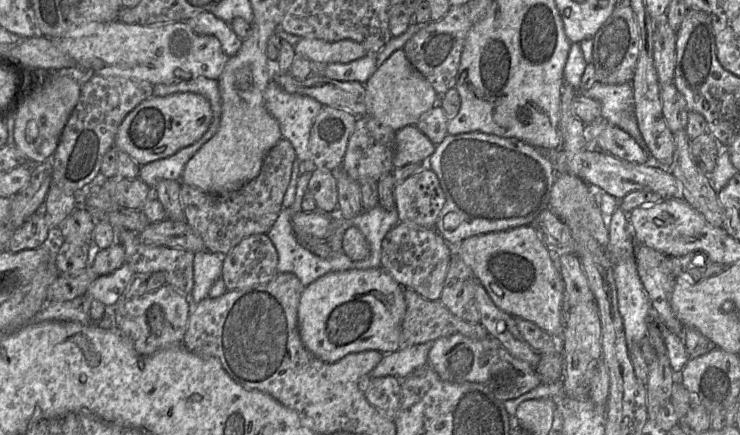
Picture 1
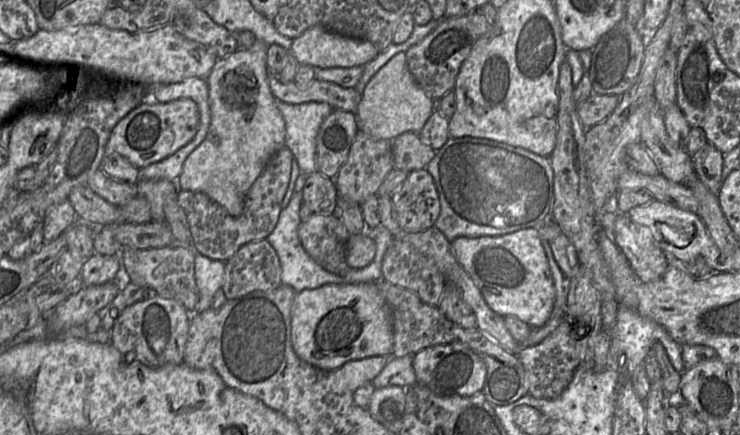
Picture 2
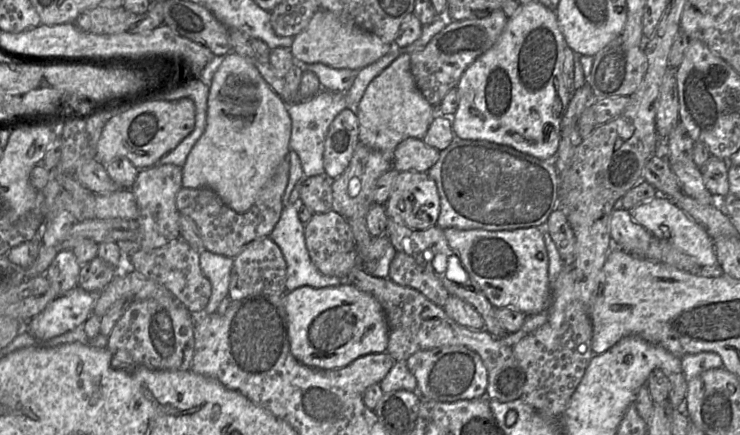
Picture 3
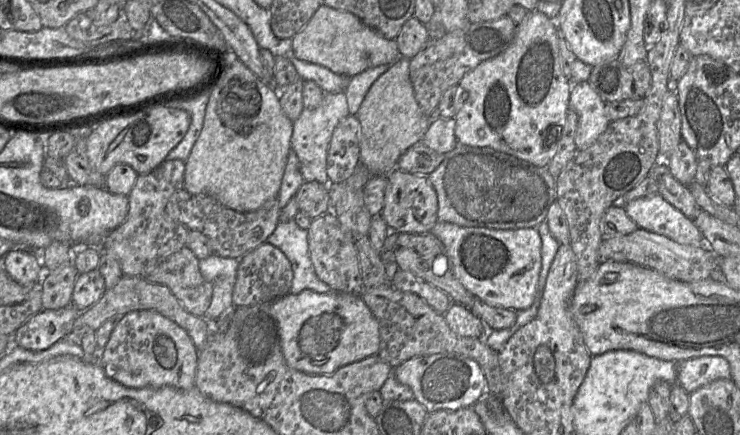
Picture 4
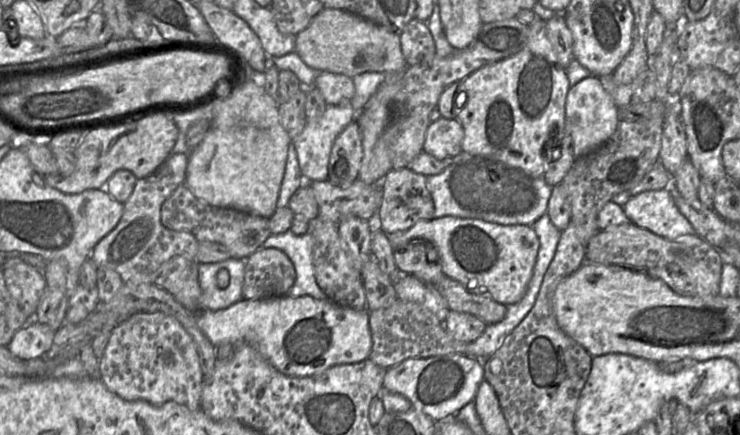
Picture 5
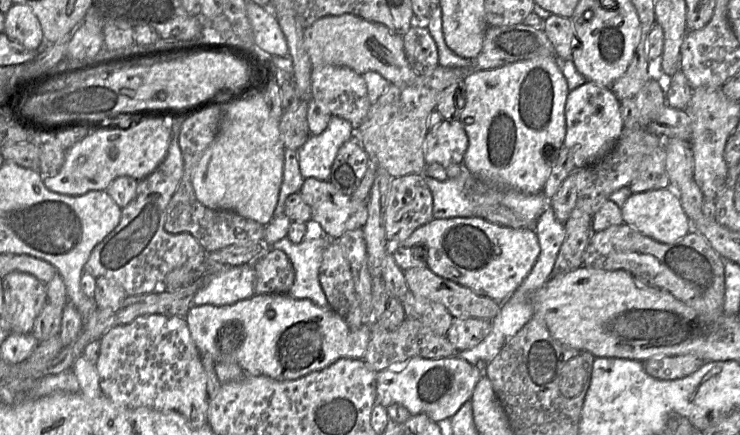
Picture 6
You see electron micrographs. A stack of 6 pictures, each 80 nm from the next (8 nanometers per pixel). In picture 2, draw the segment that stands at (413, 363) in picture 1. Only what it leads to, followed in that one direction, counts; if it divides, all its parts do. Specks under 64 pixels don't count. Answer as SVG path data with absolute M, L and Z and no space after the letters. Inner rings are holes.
M414 355L391 357L383 370L372 380L375 389L388 386L407 388L414 385L416 383L416 375L413 369Z

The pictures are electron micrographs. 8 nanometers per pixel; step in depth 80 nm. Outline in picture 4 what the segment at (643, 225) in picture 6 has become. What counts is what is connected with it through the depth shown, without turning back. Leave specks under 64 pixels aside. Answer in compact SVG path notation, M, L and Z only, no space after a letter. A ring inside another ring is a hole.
M658 193L632 200L624 208L639 228L664 235L680 244L705 244L703 235L694 221Z

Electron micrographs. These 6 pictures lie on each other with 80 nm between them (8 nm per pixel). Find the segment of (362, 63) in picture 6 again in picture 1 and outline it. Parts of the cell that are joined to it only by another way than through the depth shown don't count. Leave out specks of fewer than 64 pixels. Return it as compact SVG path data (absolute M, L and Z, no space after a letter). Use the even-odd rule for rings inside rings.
M303 37L294 47L295 54L300 54L311 62L331 64L349 63L368 54L368 50L353 40L329 42L321 39Z

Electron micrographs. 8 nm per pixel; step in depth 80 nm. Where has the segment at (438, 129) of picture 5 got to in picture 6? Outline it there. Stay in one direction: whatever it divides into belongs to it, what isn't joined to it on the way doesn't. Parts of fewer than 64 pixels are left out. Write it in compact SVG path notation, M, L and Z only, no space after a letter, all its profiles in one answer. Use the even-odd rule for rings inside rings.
M459 119L442 120L440 124L430 129L424 142L424 159L427 164L439 163L444 168L451 164L460 165L468 148L468 137Z

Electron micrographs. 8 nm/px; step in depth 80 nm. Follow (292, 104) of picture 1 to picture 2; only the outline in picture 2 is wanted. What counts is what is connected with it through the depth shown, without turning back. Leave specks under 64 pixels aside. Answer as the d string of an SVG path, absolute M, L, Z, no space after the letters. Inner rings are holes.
M276 99L285 120L285 146L293 153L302 174L317 171L316 138L323 121L334 108L325 102L289 104Z

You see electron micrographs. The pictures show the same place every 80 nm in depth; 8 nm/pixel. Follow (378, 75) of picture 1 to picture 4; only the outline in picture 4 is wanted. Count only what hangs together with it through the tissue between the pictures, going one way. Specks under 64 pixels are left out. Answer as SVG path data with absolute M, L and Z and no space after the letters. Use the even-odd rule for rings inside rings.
M400 57L381 75L367 92L356 117L360 123L360 164L372 175L388 175L397 167L400 156L412 145L421 142L429 125L430 118L424 115L415 98L409 77L410 59Z

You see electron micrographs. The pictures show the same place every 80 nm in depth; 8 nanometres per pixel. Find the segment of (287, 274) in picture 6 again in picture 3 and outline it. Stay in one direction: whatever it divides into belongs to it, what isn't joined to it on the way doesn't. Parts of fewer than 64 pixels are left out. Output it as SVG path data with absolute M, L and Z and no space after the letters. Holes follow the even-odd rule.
M269 237L253 241L233 259L228 298L233 302L256 295L285 295L286 278L287 265L280 248Z

